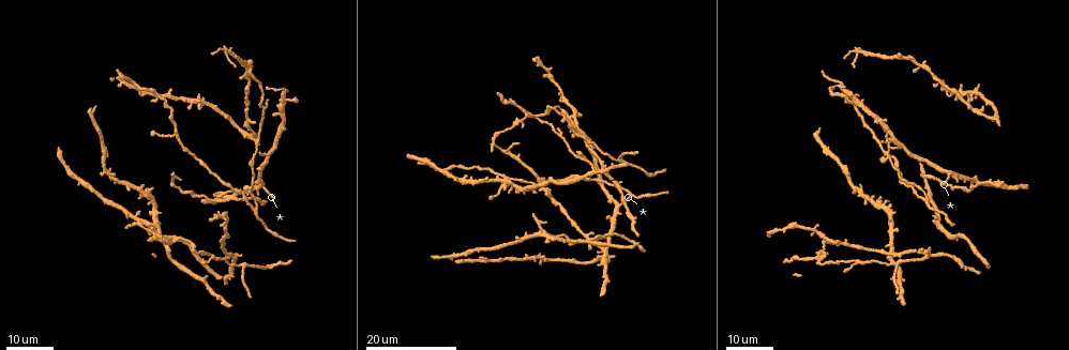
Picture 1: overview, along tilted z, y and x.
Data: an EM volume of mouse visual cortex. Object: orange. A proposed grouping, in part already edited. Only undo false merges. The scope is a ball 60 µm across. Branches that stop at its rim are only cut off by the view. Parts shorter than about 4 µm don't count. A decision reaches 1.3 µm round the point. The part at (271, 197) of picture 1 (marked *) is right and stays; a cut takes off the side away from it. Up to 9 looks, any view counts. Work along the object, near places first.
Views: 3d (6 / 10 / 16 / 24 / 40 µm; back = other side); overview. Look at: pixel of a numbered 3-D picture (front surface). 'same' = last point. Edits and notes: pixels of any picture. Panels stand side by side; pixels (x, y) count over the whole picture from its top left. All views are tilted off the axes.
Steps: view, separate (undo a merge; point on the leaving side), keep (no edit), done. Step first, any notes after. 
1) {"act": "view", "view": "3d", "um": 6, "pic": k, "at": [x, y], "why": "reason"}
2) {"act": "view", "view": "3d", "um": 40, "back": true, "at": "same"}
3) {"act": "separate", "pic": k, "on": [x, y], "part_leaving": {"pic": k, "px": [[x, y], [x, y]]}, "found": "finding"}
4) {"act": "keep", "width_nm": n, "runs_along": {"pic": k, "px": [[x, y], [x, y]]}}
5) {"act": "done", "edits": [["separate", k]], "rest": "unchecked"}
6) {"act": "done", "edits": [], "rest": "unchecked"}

{"act": "view", "view": "3d", "um": 16, "pic": 1, "at": [252, 210], "why": "side arm on a straight run"}

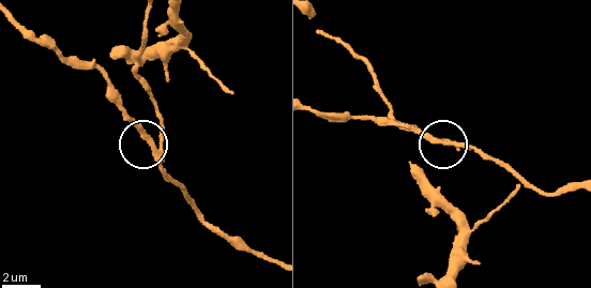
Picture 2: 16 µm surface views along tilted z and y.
{"act": "view", "view": "3d", "um": 10, "pic": 2, "at": [154, 150]}

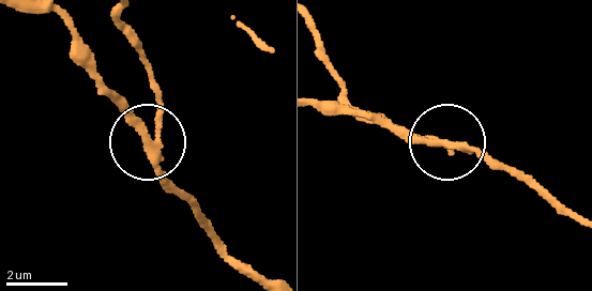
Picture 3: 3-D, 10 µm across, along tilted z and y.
{"act": "separate", "pic": 3, "on": [157, 104], "part_leaving": {"pic": 3, "px": [[157, 147], [150, 78], [120, 11]]}, "found": "two neurons meet here"}

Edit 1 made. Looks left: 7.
{"act": "view", "view": "3d", "um": 24, "pic": 1, "at": [896, 262], "why": "three arms meet"}

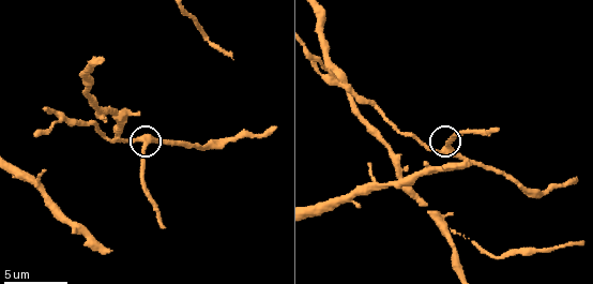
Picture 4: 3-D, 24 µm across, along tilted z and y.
{"act": "view", "view": "3d", "um": 10, "pic": 4, "at": [448, 146], "why": "zoom in"}

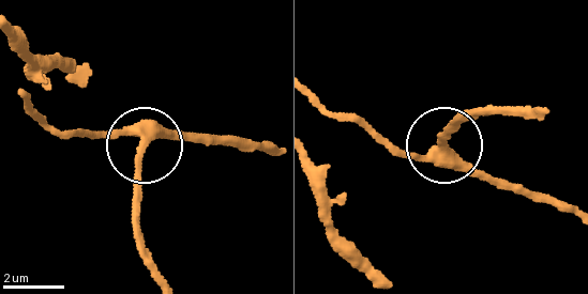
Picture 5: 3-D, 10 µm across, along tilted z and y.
{"act": "keep", "width_nm": 310, "found": "continuous, no second neuron"}

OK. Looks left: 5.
{"act": "view", "view": "3d", "um": 24, "pic": 1, "at": [218, 201]}

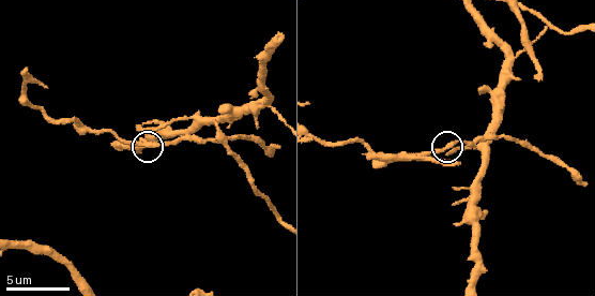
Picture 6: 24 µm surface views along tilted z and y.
{"act": "view", "view": "3d", "um": 10, "pic": 6, "at": [449, 145]}

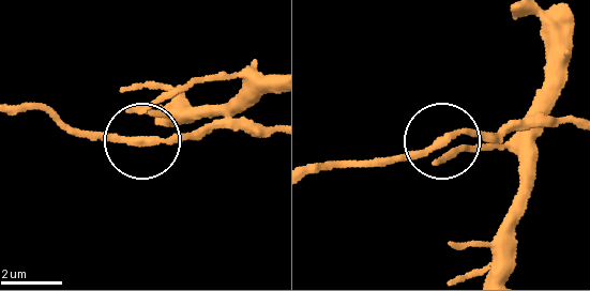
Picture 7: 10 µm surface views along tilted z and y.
{"act": "keep", "found": "continuous, no second neuron"}

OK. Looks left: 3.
{"act": "view", "view": "3d", "um": 24, "pic": 1, "at": [816, 259], "why": "three-way junction"}

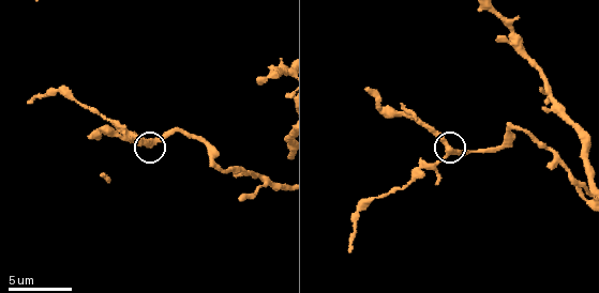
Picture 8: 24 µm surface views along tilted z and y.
{"act": "view", "view": "3d", "um": 10, "pic": 8, "at": [450, 153]}

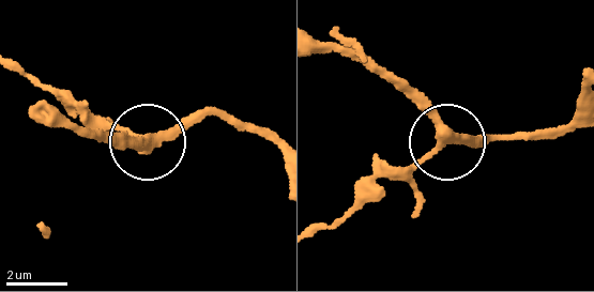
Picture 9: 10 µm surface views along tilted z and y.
{"act": "keep", "side_arm_um": 13, "runs_along": {"pic": 9, "px": [[576, 119], [541, 135], [448, 138], [389, 74]]}, "found": "all the same neuron"}

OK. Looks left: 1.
{"act": "done", "edits": [["separate", 3]], "rest": "unchecked"}

